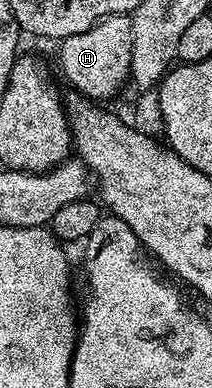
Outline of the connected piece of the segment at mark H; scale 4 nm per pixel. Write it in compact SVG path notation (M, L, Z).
M129 16L104 17L88 31L80 31L80 35L61 38L60 45L62 50L58 53L58 61L62 64L62 73L82 92L79 94L83 98L114 97L128 85L132 67L132 27Z

